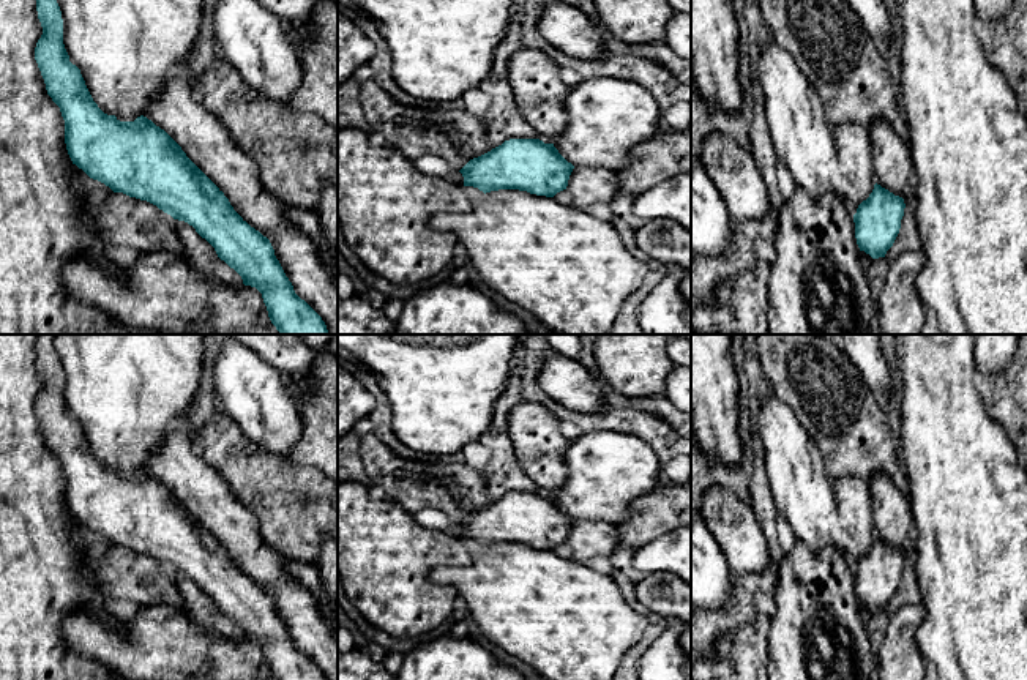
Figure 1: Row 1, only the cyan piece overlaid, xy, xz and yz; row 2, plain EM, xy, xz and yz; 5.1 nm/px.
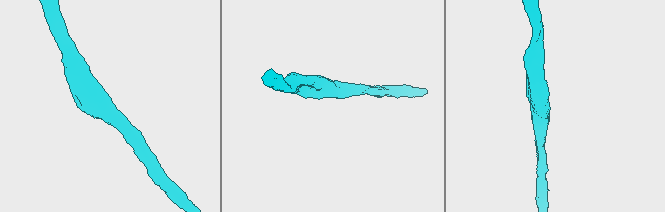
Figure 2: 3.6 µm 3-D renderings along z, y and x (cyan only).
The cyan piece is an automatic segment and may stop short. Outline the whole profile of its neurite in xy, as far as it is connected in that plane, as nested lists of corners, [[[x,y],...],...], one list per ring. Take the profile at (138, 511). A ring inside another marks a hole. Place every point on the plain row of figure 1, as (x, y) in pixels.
[[[38,334],[35,353],[43,380],[35,413],[47,448],[60,461],[65,473],[65,497],[73,517],[114,546],[147,554],[174,573],[192,579],[215,601],[218,611],[241,630],[245,639],[256,641],[262,647],[274,680],[338,680],[338,639],[322,618],[314,596],[287,571],[282,554],[265,543],[256,514],[233,497],[215,469],[192,453],[191,434],[181,429],[166,434],[151,451],[147,470],[120,475],[115,469],[104,467],[93,454],[80,423],[69,415],[63,398],[62,364],[54,350],[54,334]]]

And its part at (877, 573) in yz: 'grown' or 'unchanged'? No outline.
grown

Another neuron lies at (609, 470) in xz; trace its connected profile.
[[[593,431],[571,440],[565,453],[571,478],[557,492],[543,492],[574,521],[618,524],[628,517],[629,506],[642,495],[655,491],[663,480],[661,461],[639,437],[618,431]]]

